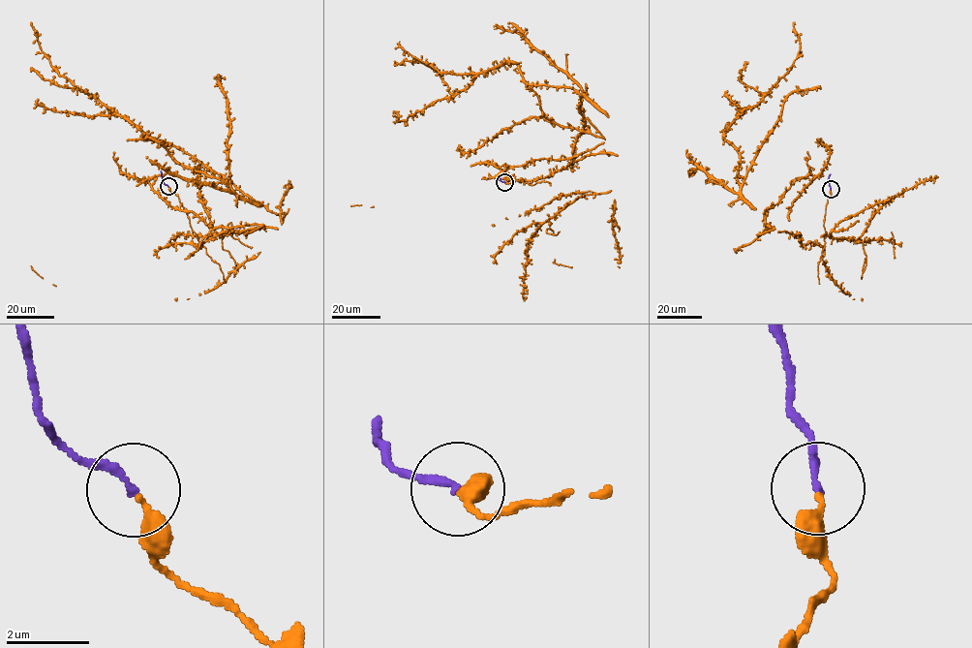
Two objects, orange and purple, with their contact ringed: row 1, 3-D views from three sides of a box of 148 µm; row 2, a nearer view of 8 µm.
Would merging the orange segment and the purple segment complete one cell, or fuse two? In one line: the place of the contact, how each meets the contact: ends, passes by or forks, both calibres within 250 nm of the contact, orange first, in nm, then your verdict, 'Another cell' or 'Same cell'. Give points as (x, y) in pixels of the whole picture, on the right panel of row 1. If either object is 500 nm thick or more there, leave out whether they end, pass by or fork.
Place: (831, 189). At the ring orange ends. At the ring purple ends. Thickness 280 nm (orange) against 190 nm. Same cell

